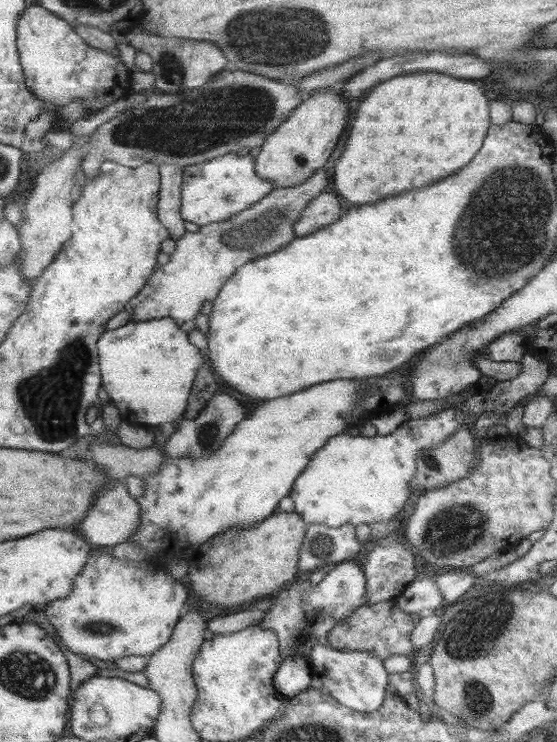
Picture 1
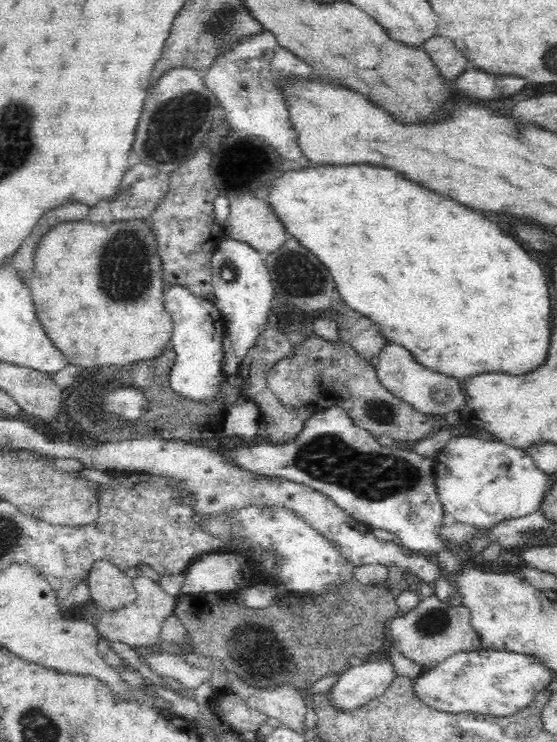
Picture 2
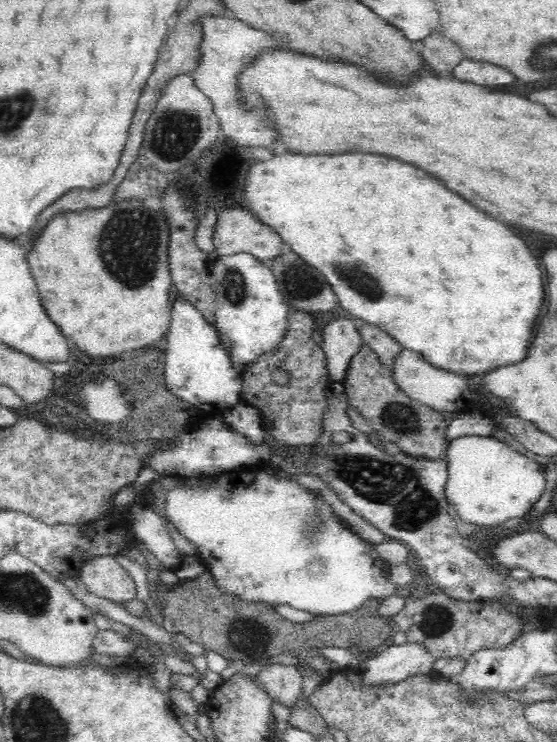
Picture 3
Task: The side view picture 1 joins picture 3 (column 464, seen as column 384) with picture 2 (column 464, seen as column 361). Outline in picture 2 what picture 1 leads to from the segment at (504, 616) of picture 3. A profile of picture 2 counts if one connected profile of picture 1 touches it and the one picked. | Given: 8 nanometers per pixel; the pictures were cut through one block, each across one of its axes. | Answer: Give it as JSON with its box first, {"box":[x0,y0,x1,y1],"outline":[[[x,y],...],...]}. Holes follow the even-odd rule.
{"box":[388,594,483,670],"outline":[[[435,594],[422,596],[416,608],[392,618],[388,632],[396,650],[405,656],[405,659],[420,664],[424,670],[438,666],[457,652],[483,648],[479,634],[471,627],[471,612],[464,605],[450,606]]]}

